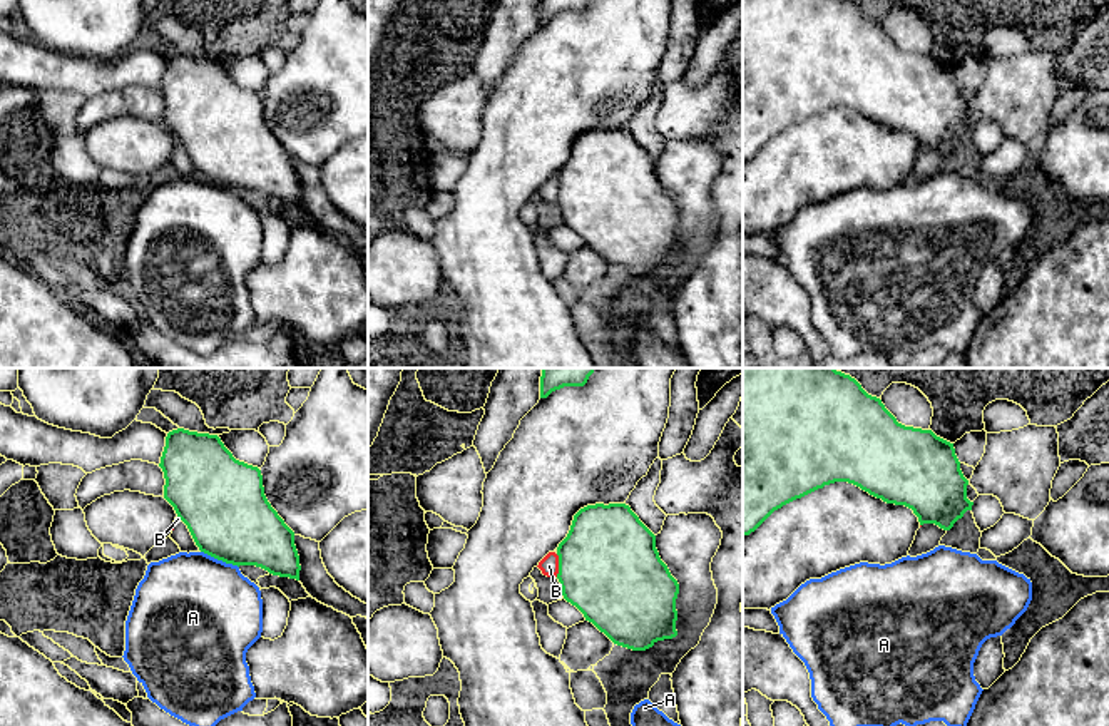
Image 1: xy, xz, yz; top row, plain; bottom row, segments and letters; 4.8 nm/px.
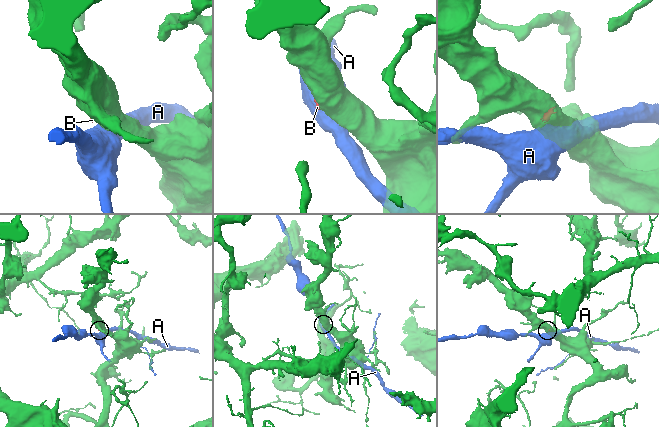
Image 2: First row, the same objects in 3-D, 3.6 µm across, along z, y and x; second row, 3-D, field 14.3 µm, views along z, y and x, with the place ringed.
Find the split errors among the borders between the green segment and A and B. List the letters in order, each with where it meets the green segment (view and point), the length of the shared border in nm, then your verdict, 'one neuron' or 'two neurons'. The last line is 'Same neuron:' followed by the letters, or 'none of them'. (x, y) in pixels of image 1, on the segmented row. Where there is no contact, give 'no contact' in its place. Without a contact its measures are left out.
A: xy (219, 559) | 200 nm | two neurons
B: xz (559, 566) | 110 nm | two neurons
Same neuron: none of them

